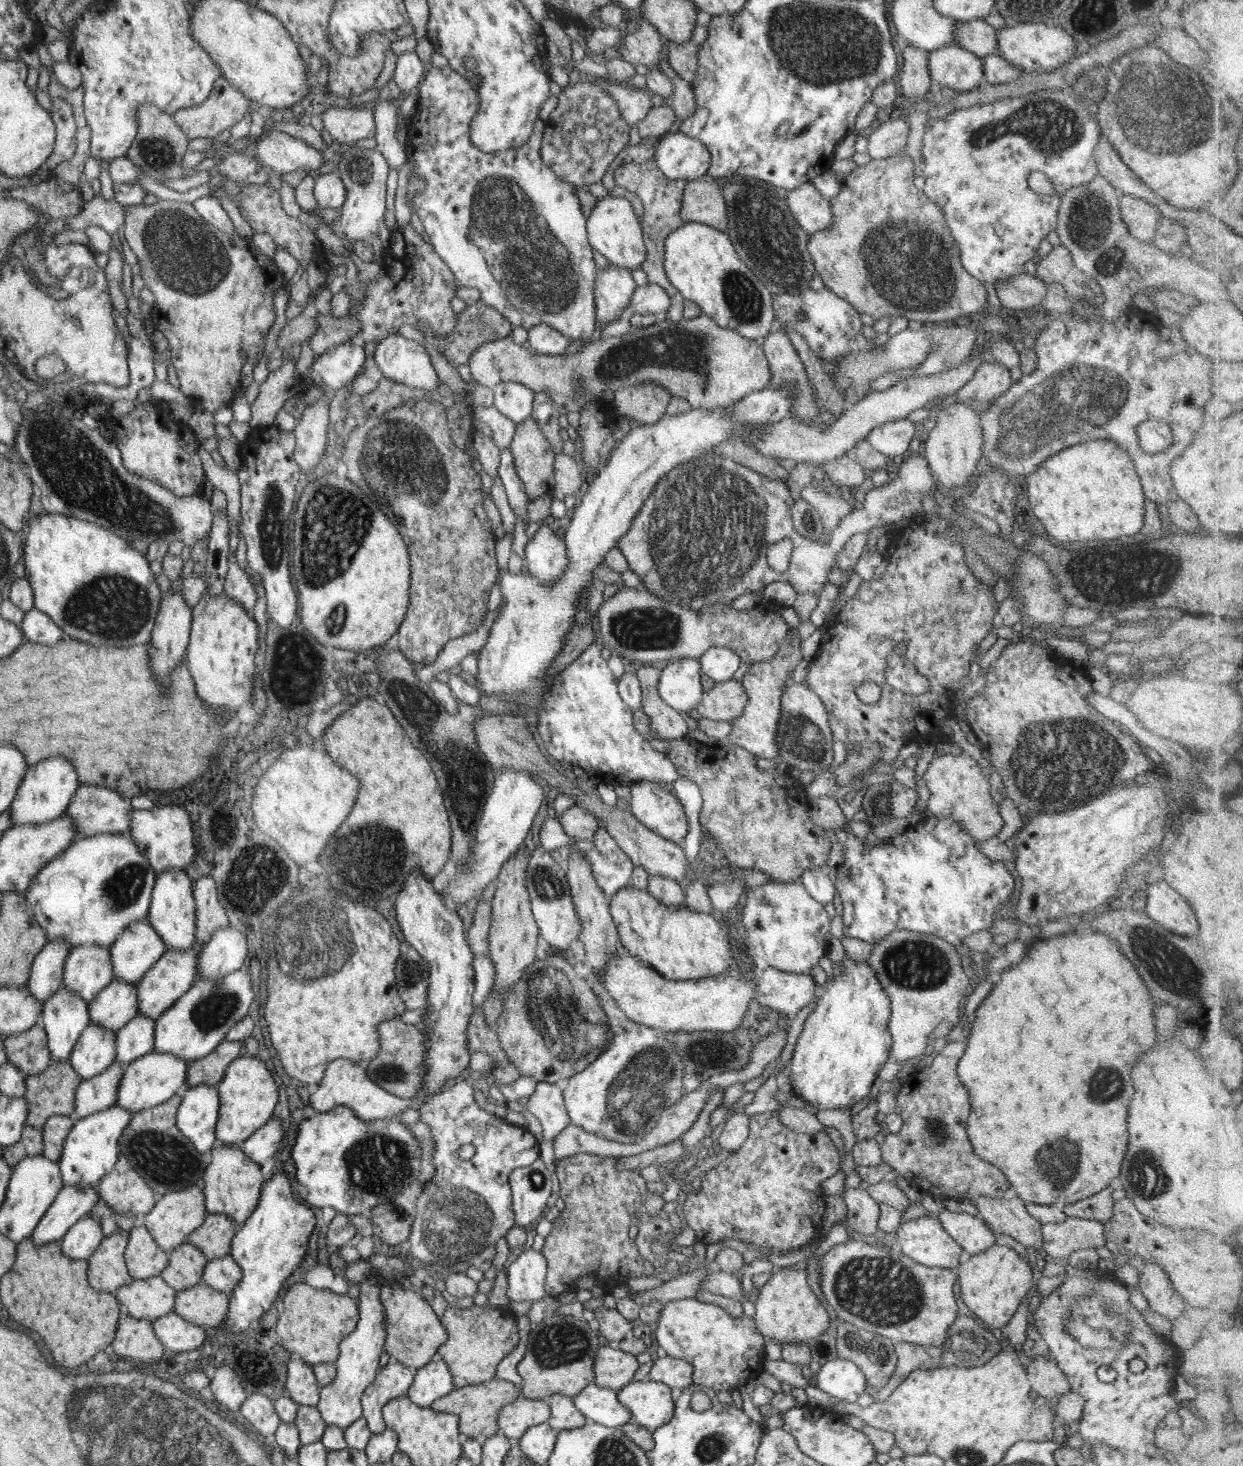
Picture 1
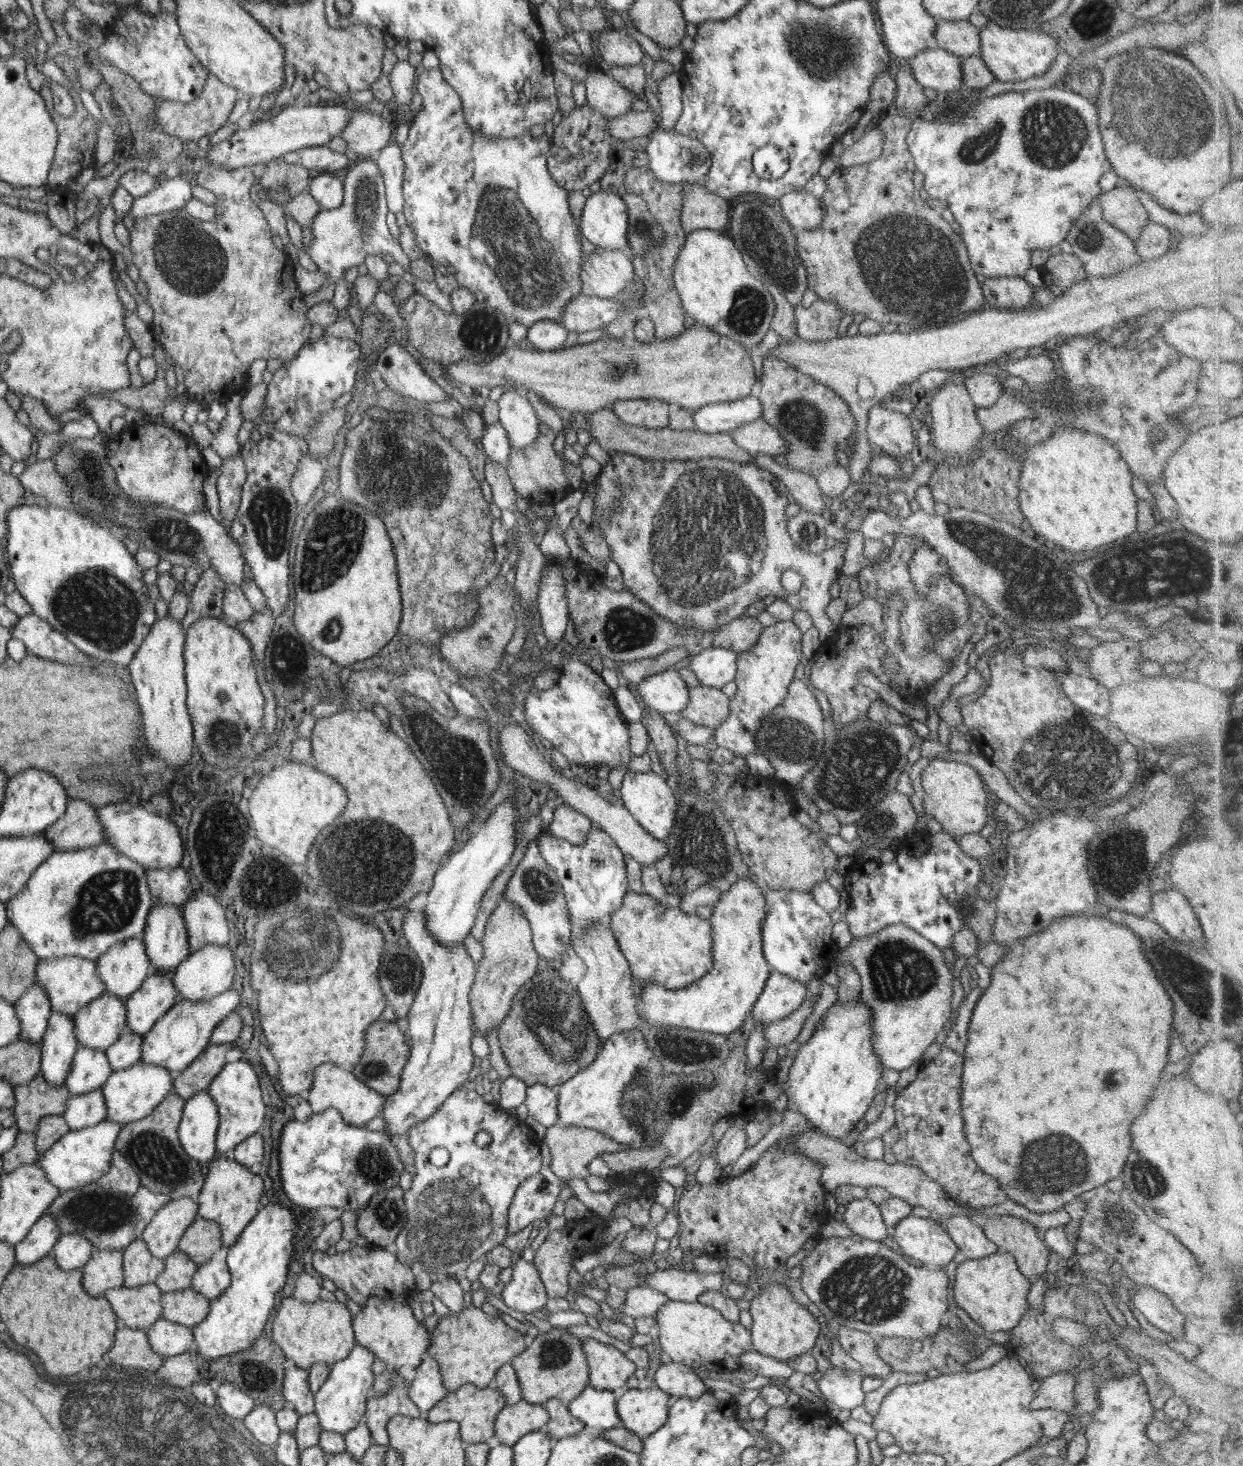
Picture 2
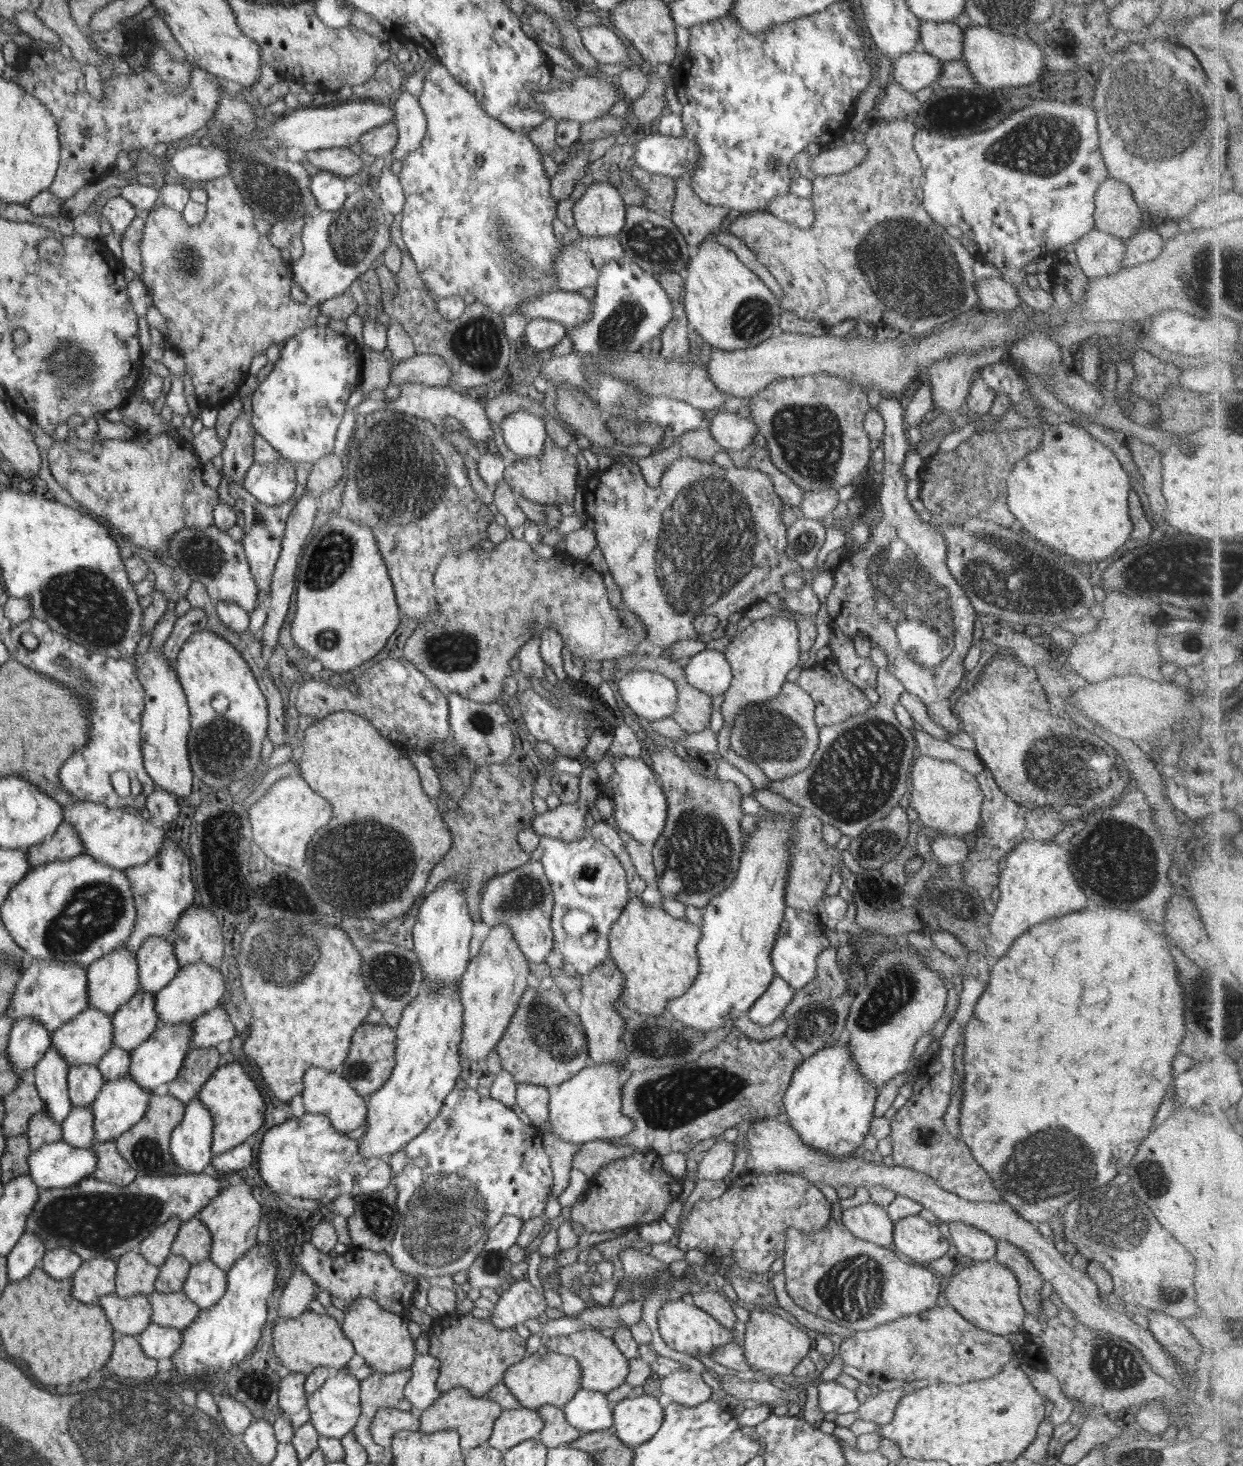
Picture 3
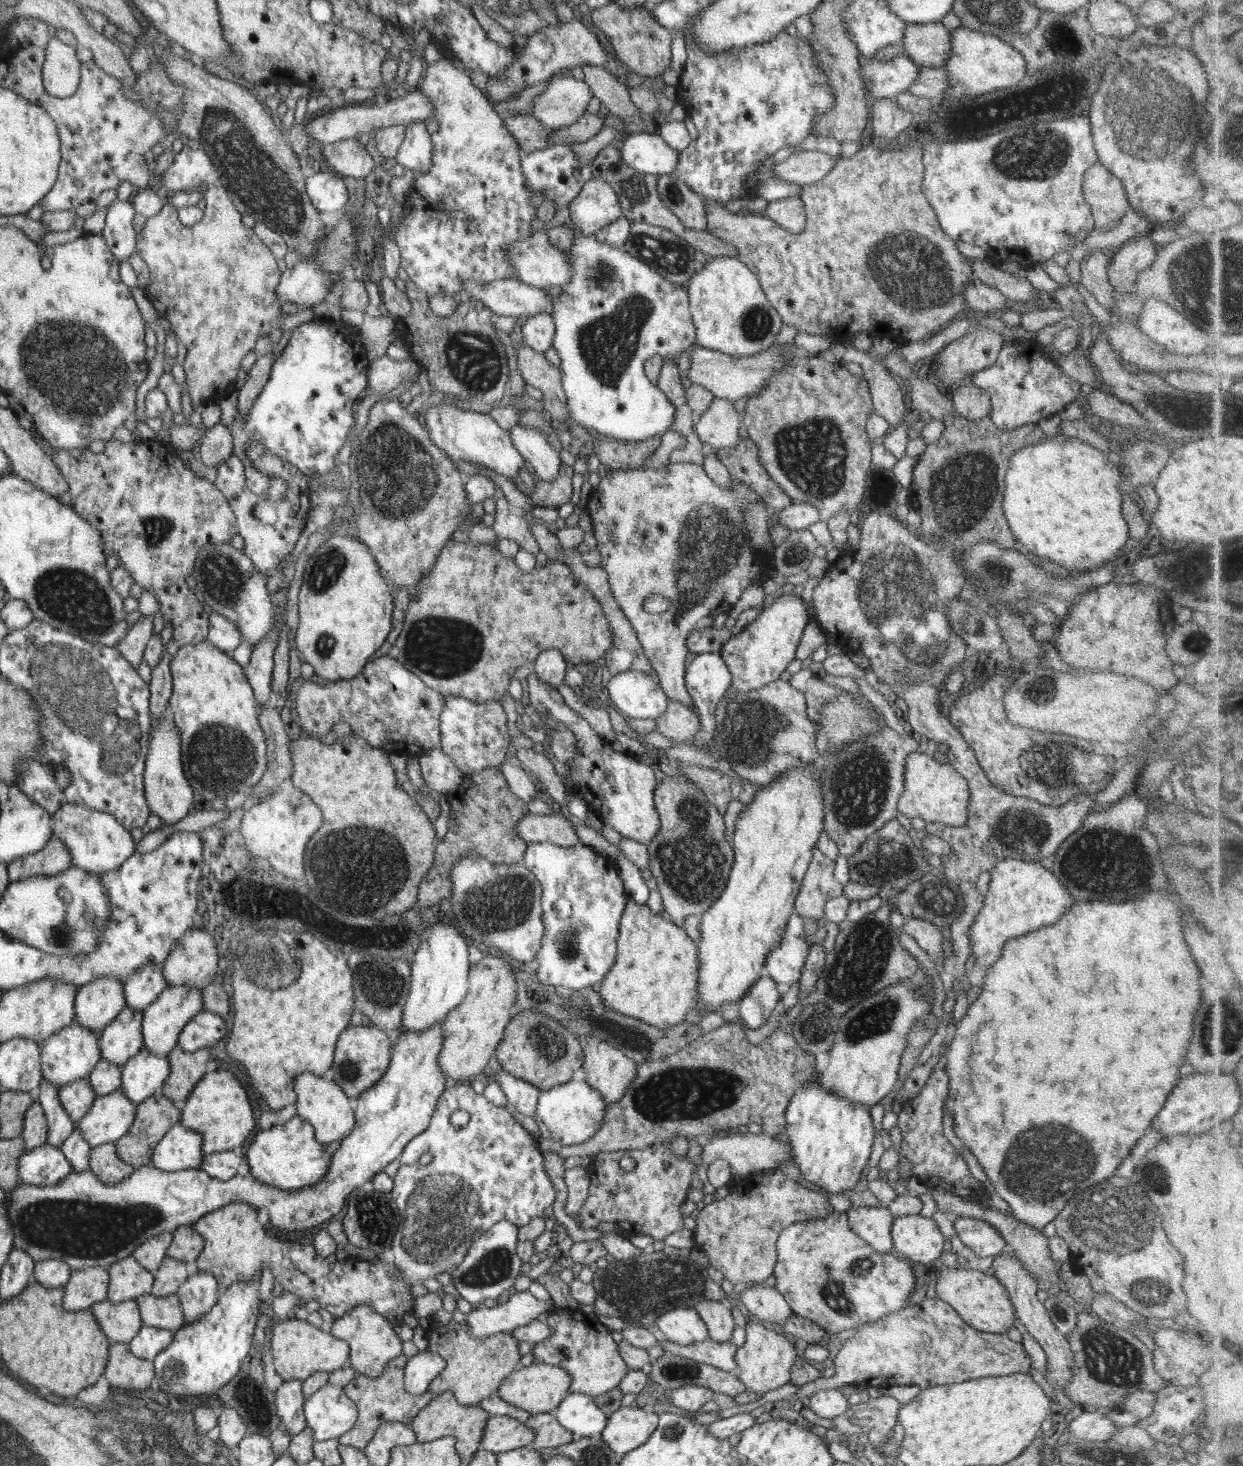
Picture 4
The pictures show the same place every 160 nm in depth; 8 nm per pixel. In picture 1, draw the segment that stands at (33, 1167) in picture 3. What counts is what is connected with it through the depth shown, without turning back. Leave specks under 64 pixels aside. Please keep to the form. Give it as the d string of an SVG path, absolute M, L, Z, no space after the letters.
M114 1105L105 1111L75 1120L76 1124L65 1141L60 1164L64 1186L92 1187L109 1174L120 1158L120 1139L125 1128L132 1122L133 1113L120 1105Z

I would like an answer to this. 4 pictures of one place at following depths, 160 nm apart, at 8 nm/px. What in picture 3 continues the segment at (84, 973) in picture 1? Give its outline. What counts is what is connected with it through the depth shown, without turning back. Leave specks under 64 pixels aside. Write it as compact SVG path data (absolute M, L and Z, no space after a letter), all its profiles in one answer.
M31 958L23 969L18 990L10 1001L6 1016L13 1020L34 1018L48 1033L53 1034L69 1020L88 1009L88 972L82 963L63 963L58 960Z

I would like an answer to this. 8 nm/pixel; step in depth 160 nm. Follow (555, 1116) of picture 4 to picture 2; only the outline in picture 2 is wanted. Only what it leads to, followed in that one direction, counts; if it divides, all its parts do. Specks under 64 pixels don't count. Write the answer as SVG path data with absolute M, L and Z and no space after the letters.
M630 1030L614 1034L600 1047L600 1052L598 1052L594 1062L556 1088L559 1124L563 1127L592 1129L626 1146L643 1142L655 1131L654 1104L660 1096L658 1088L662 1083L662 1078L662 1064L654 1056L654 1052L648 1048L642 1032Z

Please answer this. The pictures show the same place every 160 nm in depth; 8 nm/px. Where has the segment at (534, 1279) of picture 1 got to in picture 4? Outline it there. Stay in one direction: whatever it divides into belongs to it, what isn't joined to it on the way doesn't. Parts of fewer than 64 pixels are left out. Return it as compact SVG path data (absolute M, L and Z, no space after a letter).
M529 1290L517 1292L511 1295L506 1303L502 1303L497 1307L479 1306L473 1309L467 1315L466 1323L469 1324L469 1331L477 1337L489 1337L490 1335L501 1335L516 1330L519 1326L526 1326L540 1314L549 1312L552 1309L552 1301L542 1301L536 1299Z

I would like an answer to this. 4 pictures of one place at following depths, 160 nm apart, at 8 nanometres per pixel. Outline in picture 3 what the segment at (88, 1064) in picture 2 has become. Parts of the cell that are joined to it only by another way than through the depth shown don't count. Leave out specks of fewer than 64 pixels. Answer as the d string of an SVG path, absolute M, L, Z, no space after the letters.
M96 1065L70 1067L68 1082L72 1107L92 1105L105 1085L104 1078Z

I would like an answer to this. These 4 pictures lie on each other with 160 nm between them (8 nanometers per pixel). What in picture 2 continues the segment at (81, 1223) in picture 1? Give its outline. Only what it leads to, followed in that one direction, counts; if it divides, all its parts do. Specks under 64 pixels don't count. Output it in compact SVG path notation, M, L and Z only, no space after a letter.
M80 1234L60 1235L50 1256L61 1266L62 1269L81 1269L91 1257L93 1251L92 1243Z

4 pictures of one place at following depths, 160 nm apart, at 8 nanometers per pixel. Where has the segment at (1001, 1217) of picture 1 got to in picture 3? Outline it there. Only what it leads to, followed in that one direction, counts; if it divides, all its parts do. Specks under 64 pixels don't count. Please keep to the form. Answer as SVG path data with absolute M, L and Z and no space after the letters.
M996 1240L997 1253L994 1260L1007 1266L1018 1280L1019 1297L1025 1312L1038 1316L1041 1310L1041 1289L1045 1280L1029 1256L1007 1240Z

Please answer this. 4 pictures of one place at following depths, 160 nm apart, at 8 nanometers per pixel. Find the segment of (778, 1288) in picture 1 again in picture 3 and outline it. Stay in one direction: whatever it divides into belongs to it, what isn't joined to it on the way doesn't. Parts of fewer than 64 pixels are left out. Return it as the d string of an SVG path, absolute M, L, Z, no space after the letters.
M752 1307L749 1309L749 1320L745 1323L746 1333L742 1343L745 1359L749 1364L752 1374L762 1371L770 1376L781 1377L792 1372L802 1358L810 1350L811 1340L808 1334L791 1324L767 1308Z

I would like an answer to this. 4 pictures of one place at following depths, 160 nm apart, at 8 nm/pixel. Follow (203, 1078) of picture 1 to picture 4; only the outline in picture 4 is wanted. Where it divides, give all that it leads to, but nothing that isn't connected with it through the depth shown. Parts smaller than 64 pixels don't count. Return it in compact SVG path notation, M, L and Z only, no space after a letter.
M176 1046L167 1053L172 1070L160 1093L170 1100L183 1102L190 1097L193 1089L206 1075L210 1053L206 1049L196 1052L184 1052Z

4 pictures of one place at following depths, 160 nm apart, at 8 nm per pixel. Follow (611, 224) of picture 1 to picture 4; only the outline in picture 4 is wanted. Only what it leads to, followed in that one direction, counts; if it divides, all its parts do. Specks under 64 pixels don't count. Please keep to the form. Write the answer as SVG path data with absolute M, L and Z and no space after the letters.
M591 179L571 200L569 212L581 232L594 235L616 222L622 215L622 207L616 192L605 181Z

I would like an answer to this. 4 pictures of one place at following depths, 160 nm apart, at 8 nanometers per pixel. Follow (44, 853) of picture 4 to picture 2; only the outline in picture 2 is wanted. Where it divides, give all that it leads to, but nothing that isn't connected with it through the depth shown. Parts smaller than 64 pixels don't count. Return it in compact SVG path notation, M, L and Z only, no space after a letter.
M73 800L60 820L44 834L58 851L96 847L106 842L97 808L84 800Z

